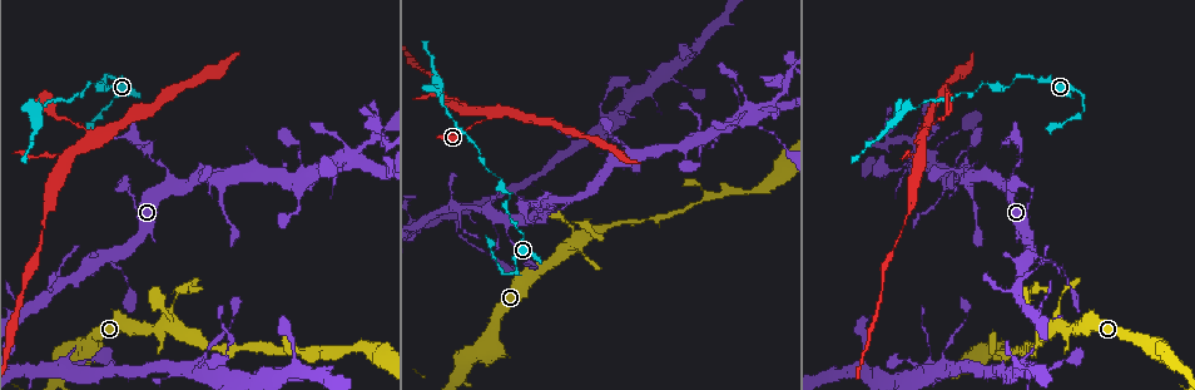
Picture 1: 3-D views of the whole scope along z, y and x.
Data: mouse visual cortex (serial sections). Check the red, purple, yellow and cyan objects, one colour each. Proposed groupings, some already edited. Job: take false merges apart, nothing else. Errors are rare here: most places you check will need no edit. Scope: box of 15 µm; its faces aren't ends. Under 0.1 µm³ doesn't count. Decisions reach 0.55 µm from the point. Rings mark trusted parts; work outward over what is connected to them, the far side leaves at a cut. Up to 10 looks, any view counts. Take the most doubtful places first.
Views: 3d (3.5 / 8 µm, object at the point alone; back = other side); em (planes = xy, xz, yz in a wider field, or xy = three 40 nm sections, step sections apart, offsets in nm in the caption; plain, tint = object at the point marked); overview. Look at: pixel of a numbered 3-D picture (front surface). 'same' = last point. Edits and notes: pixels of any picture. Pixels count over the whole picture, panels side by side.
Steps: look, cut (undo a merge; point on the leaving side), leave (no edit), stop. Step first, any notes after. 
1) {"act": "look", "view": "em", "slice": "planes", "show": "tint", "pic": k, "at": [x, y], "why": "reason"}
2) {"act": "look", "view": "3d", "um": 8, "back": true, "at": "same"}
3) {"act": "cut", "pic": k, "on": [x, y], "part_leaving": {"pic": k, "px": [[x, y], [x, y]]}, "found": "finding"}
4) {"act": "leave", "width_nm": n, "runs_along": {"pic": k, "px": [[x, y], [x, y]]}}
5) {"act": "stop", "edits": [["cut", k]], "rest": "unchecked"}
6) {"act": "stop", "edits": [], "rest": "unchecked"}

{"act": "look", "view": "3d", "um": 3.5, "pic": 1, "at": [754, 106], "why": "calibre changes"}

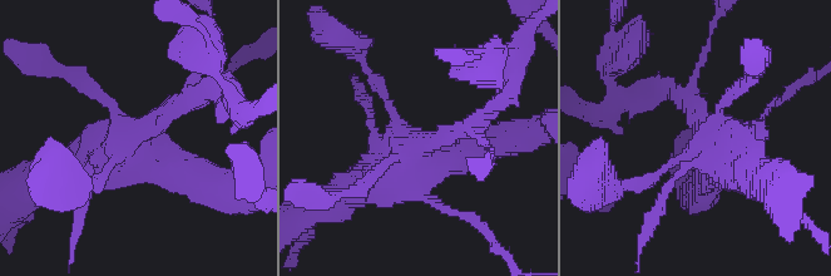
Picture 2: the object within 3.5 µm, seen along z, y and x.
{"act": "look", "view": "em", "slice": "xy", "step": 1, "show": "tint", "pic": 2, "at": [419, 145], "why": "now the EM"}

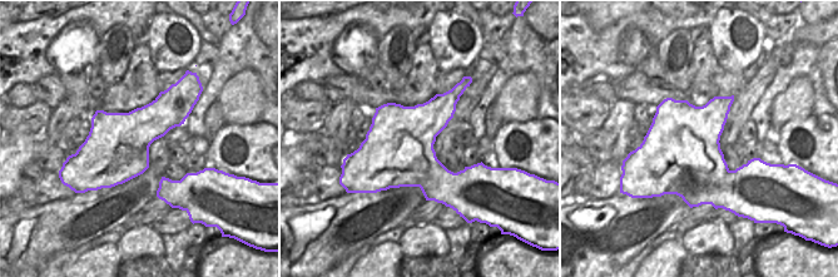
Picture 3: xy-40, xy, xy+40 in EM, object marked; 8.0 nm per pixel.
{"act": "leave", "width_nm": 550, "runs_along": {"pic": 2, "px": [[59, 177], [117, 154], [186, 97]]}, "found": "one cell here"}

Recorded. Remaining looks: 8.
{"act": "look", "view": "3d", "um": 8, "pic": 1, "at": [508, 199], "why": "sharp bend"}

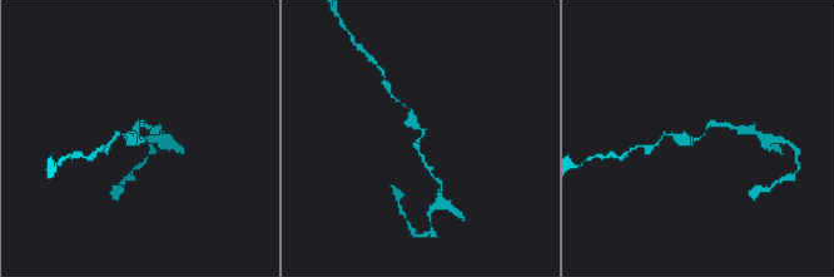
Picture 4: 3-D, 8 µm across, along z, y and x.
{"act": "look", "view": "3d", "um": 3.5, "pic": 4, "at": [140, 138]}

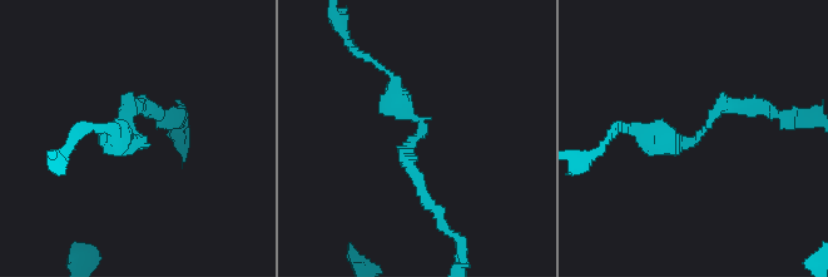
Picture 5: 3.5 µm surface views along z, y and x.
{"act": "look", "view": "em", "slice": "planes", "show": "tint", "pic": 5, "at": [423, 132]}

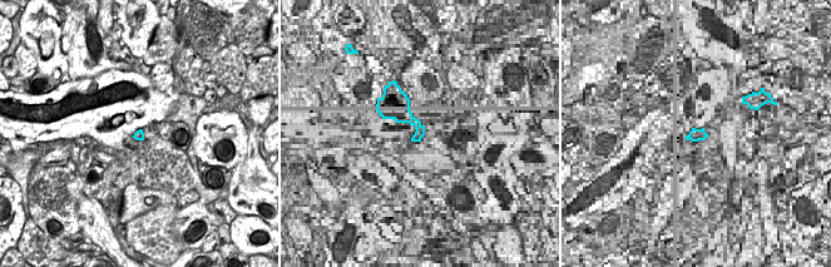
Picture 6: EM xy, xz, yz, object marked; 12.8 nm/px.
{"act": "leave", "arm_widths_nm": [150, 250], "runs_along": {"pic": 5, "px": [[424, 192], [407, 153], [424, 124], [381, 67]]}, "found": "continuous, no second cell"}

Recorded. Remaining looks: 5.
{"act": "look", "view": "3d", "um": 8, "pic": 1, "at": [909, 105], "why": "calibre changes"}

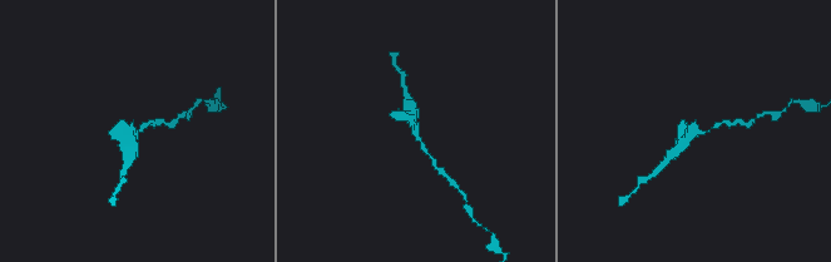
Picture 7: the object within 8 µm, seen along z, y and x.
{"act": "look", "view": "em", "slice": "xy", "step": 5, "show": "tint", "pic": 7, "at": [692, 133], "why": "need the tissue"}

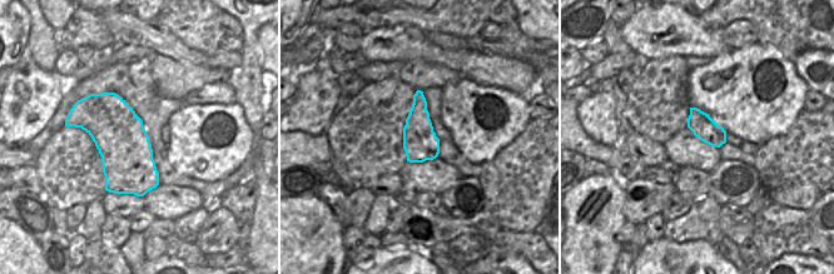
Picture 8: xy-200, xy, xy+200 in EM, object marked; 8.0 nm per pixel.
{"act": "leave", "runs_along": {"pic": 7, "px": [[722, 122], [708, 132], [693, 132], [667, 161]]}, "found": "one cell here"}

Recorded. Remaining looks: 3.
{"act": "look", "view": "3d", "um": 3.5, "pic": 1, "at": [492, 111], "why": "three-way junction"}

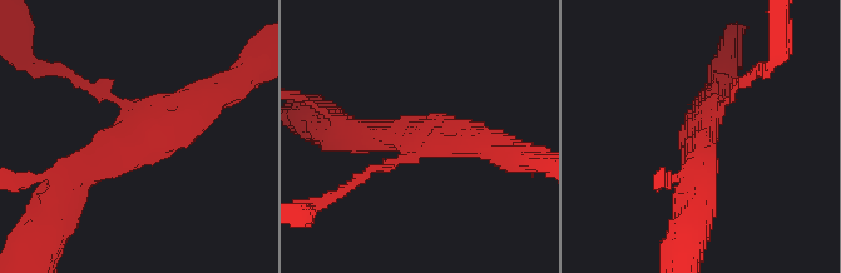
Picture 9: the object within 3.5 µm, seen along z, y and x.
{"act": "look", "view": "em", "slice": "xy", "step": 5, "show": "plain", "pic": 9, "at": [416, 145]}

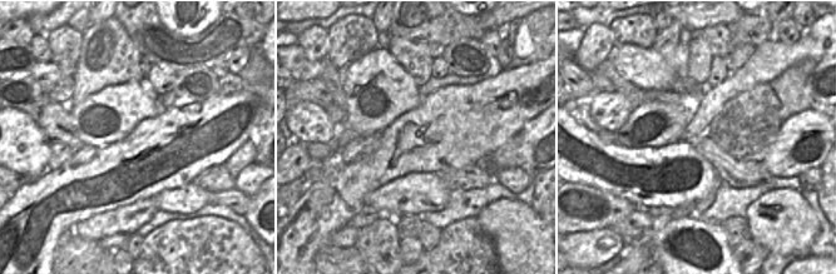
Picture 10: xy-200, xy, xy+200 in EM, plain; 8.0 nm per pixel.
{"act": "look", "view": "em", "slice": "xy", "step": 5, "show": "tint", "at": "same"}

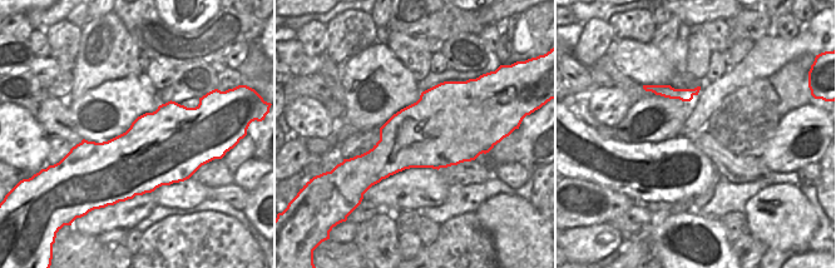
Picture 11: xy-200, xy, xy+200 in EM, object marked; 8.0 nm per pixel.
{"act": "leave", "runs_along": {"pic": 9, "px": [[743, 82], [706, 128], [698, 182]]}, "found": "one cell here"}

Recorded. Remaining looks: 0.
{"act": "stop", "edits": [], "rest": "unchecked"}

